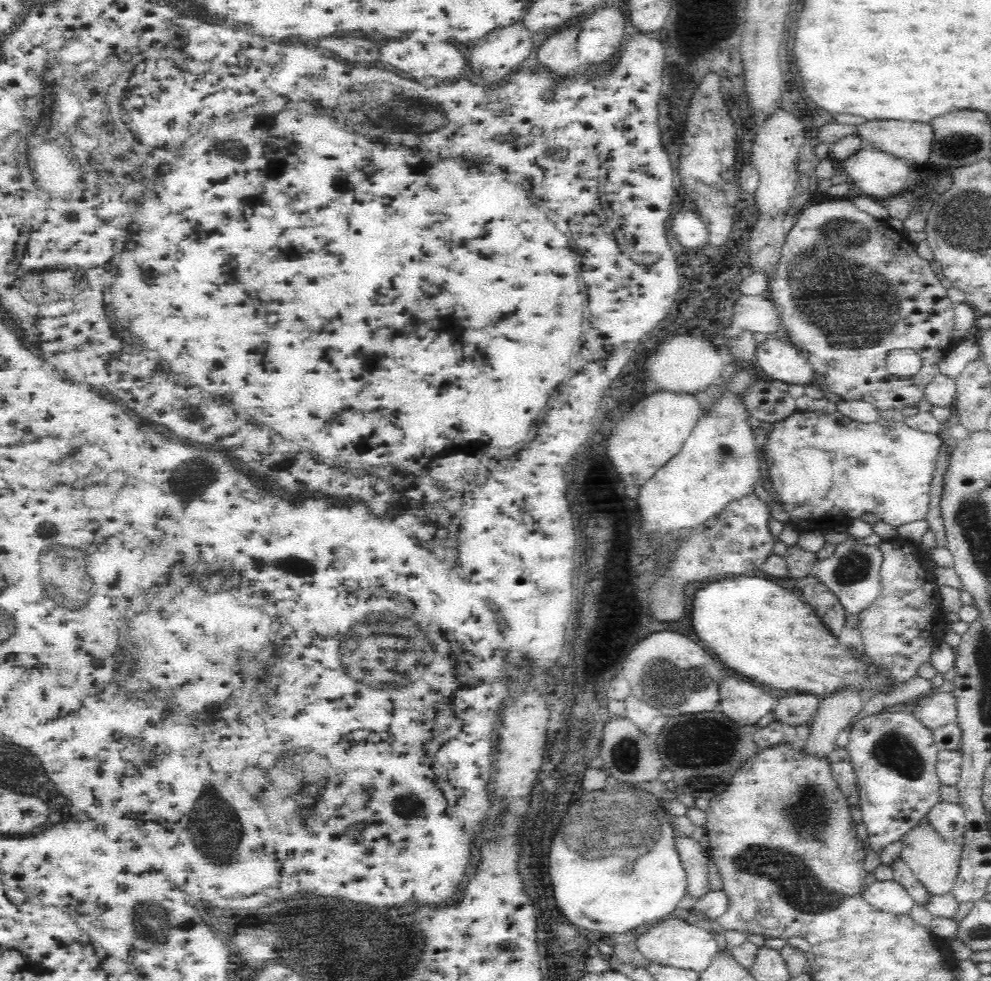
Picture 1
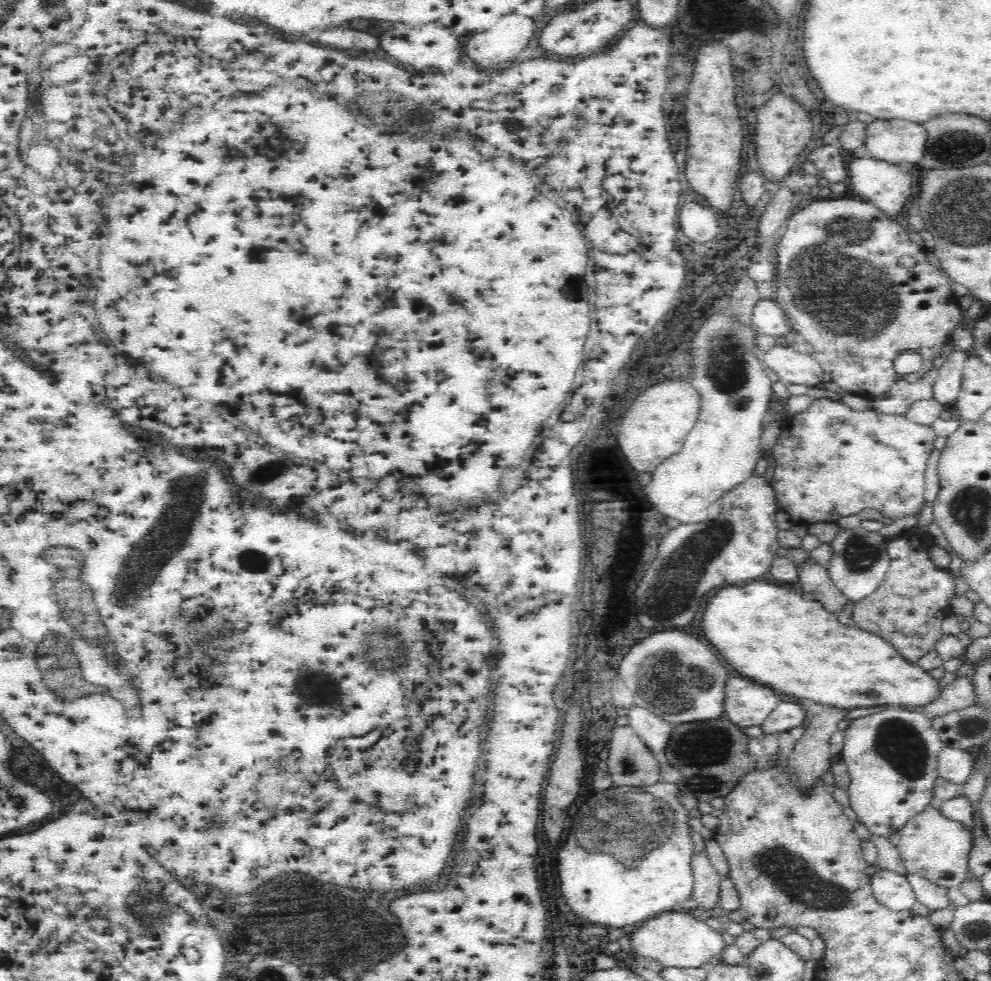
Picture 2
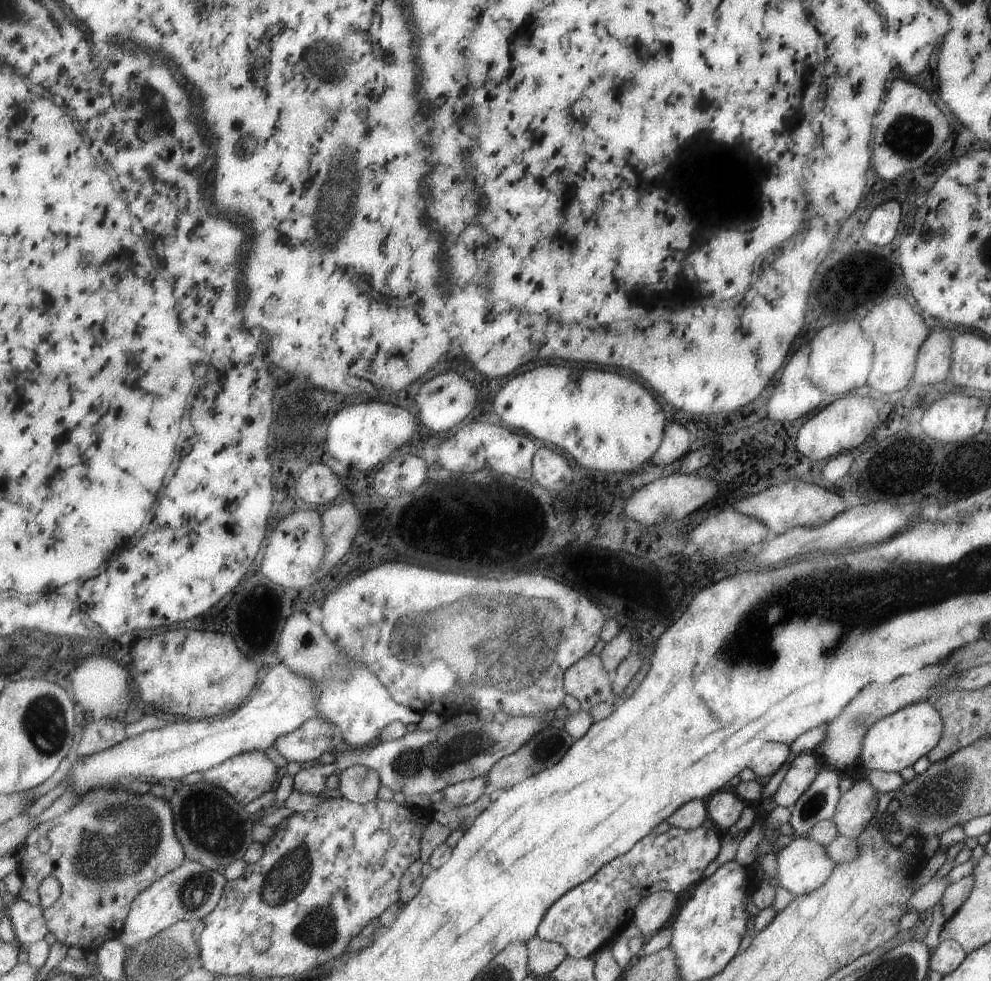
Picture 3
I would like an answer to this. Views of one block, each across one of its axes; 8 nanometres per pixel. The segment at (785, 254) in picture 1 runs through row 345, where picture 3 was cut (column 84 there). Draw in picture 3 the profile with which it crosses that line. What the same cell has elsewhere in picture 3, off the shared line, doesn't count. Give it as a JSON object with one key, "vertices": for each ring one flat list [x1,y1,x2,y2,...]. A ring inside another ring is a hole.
{"vertices":[[101,787,79,797,77,804,69,811,35,828,29,834,25,848,18,869,24,882,21,898,40,907,39,886,43,884,43,880,53,876,61,885,61,895,51,906,43,908,50,932,69,948,75,946,87,952,98,951,109,940,121,938,131,907,139,893,145,892,160,878,183,866,187,860,186,850,176,833,171,803,149,792,132,793,126,787],[41,838,47,838,51,842,50,849,45,853,39,850]]}

